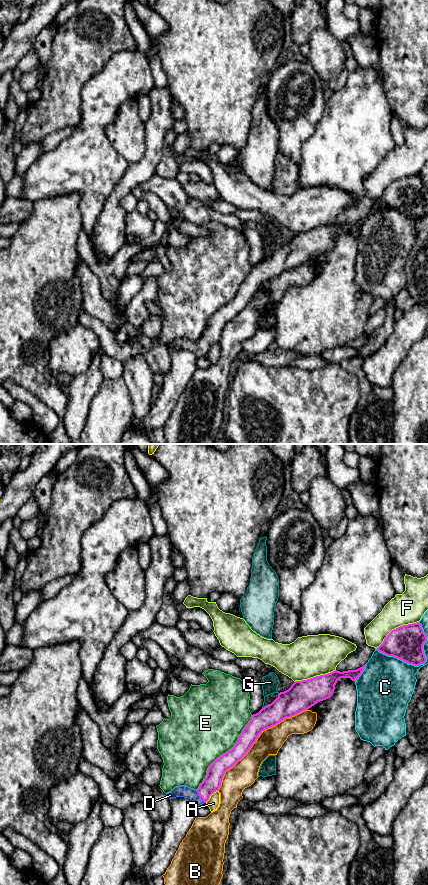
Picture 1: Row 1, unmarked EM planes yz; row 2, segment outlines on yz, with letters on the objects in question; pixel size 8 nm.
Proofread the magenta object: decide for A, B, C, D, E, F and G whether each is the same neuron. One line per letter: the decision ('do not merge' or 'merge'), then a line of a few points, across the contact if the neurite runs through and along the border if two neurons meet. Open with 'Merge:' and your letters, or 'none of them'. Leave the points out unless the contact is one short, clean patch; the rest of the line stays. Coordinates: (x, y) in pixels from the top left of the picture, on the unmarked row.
Merge: D
A: do not merge; line yz (217, 342), (205, 354)
B: do not merge
C: do not merge
D: merge; line yz (212, 334), (199, 347), (182, 343)
E: do not merge
F: do not merge
G: do not merge

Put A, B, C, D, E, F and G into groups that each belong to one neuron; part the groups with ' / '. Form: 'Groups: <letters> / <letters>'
Groups: A / B / C / D / E / F / G

